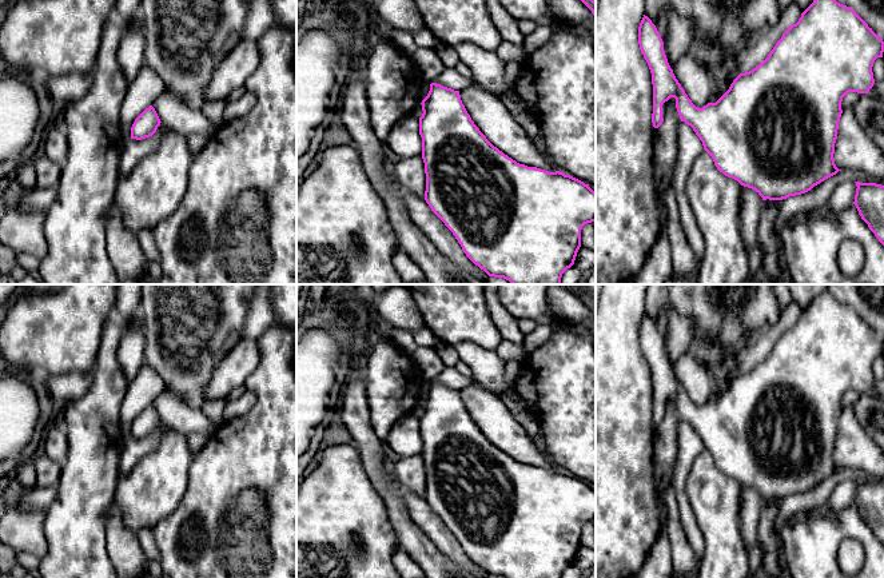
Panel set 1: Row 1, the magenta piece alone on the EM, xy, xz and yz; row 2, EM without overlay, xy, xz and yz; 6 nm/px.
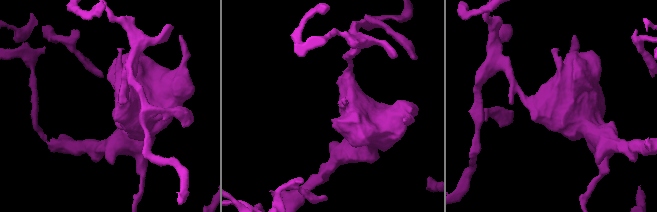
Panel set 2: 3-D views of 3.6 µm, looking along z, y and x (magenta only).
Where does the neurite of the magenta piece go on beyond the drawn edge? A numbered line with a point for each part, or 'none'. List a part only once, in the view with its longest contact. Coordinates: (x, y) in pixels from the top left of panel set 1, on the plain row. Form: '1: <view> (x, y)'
none

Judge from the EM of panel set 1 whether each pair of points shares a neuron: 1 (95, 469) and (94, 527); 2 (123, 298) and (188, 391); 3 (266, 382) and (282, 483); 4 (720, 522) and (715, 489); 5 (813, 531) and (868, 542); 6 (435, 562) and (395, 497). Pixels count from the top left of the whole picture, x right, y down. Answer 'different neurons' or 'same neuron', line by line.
1: same neuron
2: different neurons
3: same neuron
4: same neuron
5: same neuron
6: same neuron

